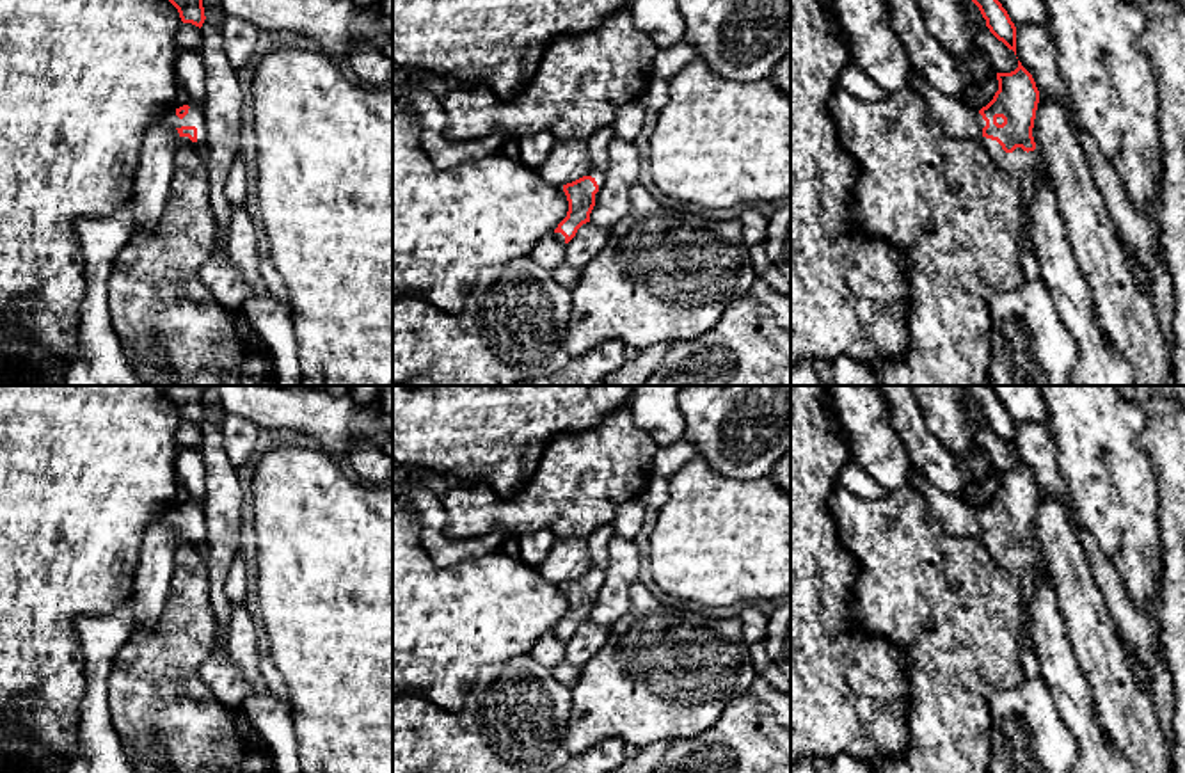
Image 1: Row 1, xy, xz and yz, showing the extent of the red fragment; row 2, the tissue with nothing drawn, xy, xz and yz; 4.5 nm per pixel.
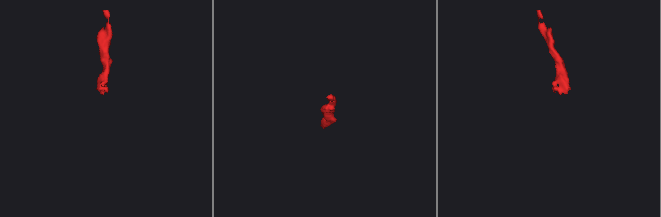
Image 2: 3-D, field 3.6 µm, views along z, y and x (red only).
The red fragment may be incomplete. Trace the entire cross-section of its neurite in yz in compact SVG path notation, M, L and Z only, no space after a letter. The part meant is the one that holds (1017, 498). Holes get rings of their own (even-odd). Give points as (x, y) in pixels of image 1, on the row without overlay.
M1018 458L1011 471L997 471L998 489L975 510L982 526L982 546L990 556L1020 581L1025 627L1022 633L1022 668L1025 679L1039 677L1039 666L1030 640L1030 606L1036 574L1050 583L1050 574L1032 535L1039 489L1032 473Z

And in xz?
M592 567L586 574L560 585L560 592L569 599L567 615L554 627L554 634L561 642L569 642L577 627L590 620L590 611L604 579L606 570Z

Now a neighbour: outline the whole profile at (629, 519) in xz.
M640 498L625 503L618 510L618 514L611 524L615 530L615 535L634 540L645 522L645 512L647 510L645 510L643 503L640 501Z

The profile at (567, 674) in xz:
M563 661L563 663L556 665L556 666L553 666L551 673L558 682L561 682L561 684L565 684L567 688L572 689L579 681L579 670L581 668Z

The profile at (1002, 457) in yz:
M988 425L979 426L977 442L997 471L1011 471L1018 466L1014 450L998 439Z

